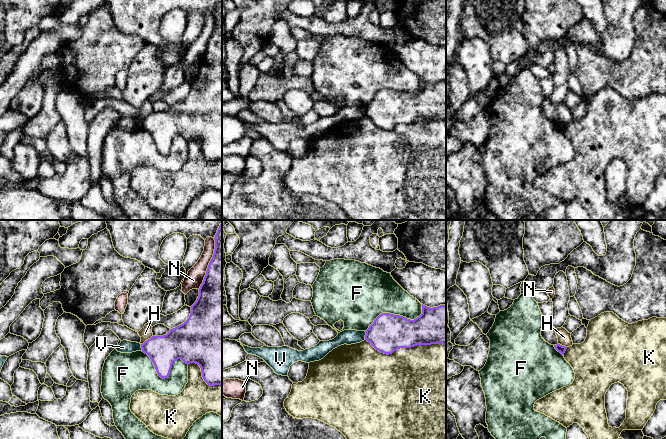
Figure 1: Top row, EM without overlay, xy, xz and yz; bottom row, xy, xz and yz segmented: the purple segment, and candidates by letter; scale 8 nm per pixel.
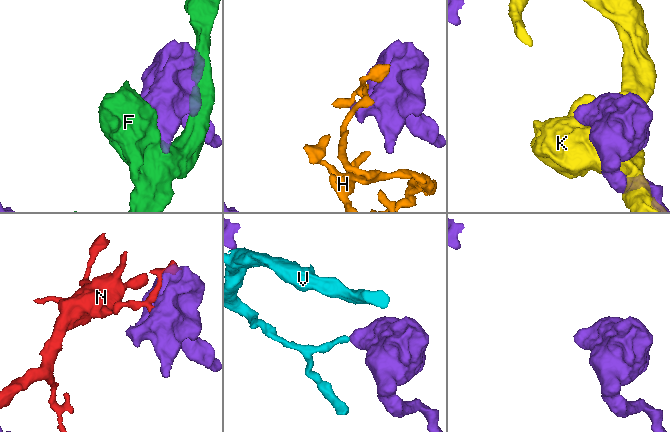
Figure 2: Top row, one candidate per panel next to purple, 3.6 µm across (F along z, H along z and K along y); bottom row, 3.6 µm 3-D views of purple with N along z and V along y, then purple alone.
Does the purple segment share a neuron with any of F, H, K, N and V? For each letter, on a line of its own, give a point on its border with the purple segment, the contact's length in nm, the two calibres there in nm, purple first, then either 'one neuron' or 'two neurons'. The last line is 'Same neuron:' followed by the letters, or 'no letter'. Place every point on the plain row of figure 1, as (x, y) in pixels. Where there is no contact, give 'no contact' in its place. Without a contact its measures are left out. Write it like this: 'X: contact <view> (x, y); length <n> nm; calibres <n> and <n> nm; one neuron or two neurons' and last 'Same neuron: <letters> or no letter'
F: contact xz (396, 91); length 500 nm; calibres 300 and 360 nm; two neurons
H: contact xy (147, 116); length 120 nm; calibres 240 and 100 nm; two neurons
K: contact xz (405, 123); length 650 nm; calibres 300 and 480 nm; two neurons
N: contact xy (209, 39); length 420 nm; calibres 340 and 140 nm; two neurons
V: contact xz (365, 111); length 70 nm; calibres 300 and 120 nm; two neurons
Same neuron: no letter

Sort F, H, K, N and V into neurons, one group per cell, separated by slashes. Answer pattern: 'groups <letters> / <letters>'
groups F / H / K / N / V

